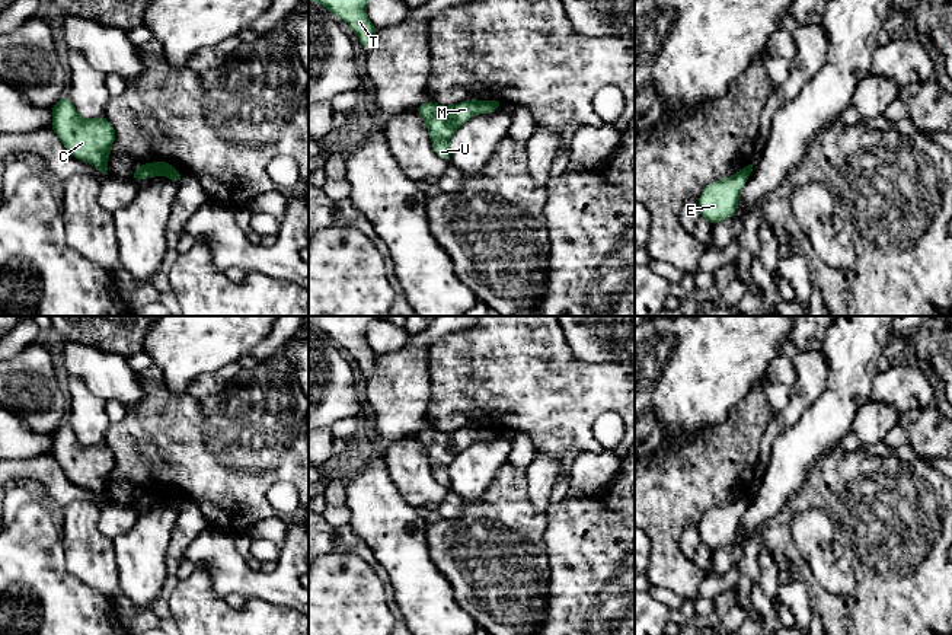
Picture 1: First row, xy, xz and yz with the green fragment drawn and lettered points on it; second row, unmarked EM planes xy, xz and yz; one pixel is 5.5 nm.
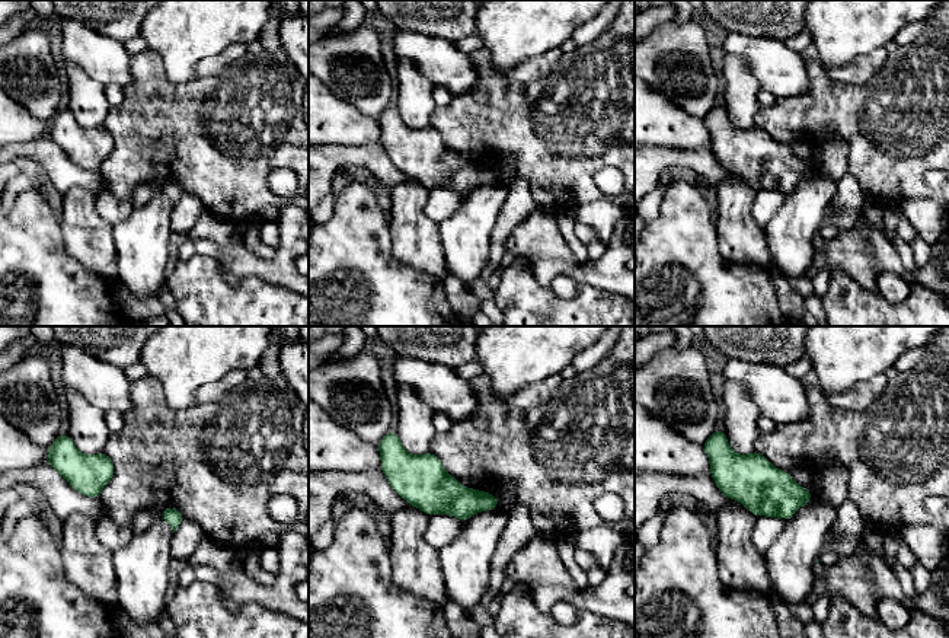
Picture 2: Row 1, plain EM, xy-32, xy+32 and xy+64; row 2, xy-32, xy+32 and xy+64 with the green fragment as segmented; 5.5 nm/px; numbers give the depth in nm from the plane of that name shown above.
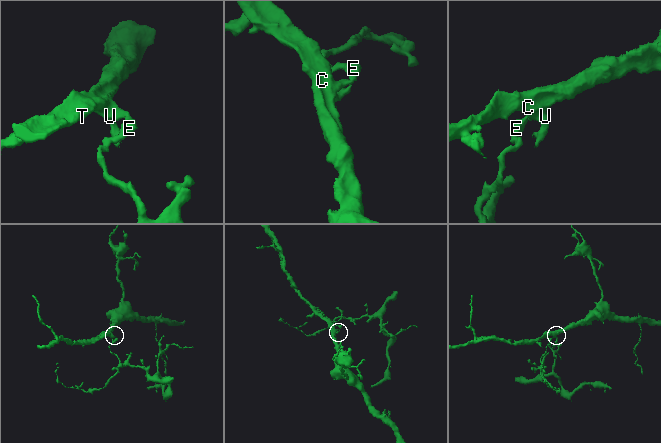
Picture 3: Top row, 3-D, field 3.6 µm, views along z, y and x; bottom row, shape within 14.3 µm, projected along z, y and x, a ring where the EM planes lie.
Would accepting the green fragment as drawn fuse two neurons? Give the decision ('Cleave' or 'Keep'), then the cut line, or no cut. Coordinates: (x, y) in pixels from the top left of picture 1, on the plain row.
Cleave. Split along xy (172, 494), (163, 500)

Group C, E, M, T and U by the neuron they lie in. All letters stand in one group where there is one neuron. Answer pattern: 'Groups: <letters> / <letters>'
Groups: C M T U / E

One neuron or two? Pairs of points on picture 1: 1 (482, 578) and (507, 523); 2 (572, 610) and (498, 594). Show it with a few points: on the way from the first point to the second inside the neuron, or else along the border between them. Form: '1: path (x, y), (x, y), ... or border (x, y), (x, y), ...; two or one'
1: path (494, 565), (494, 546), (498, 536); one
2: border (550, 571), (548, 603), (542, 619); two

